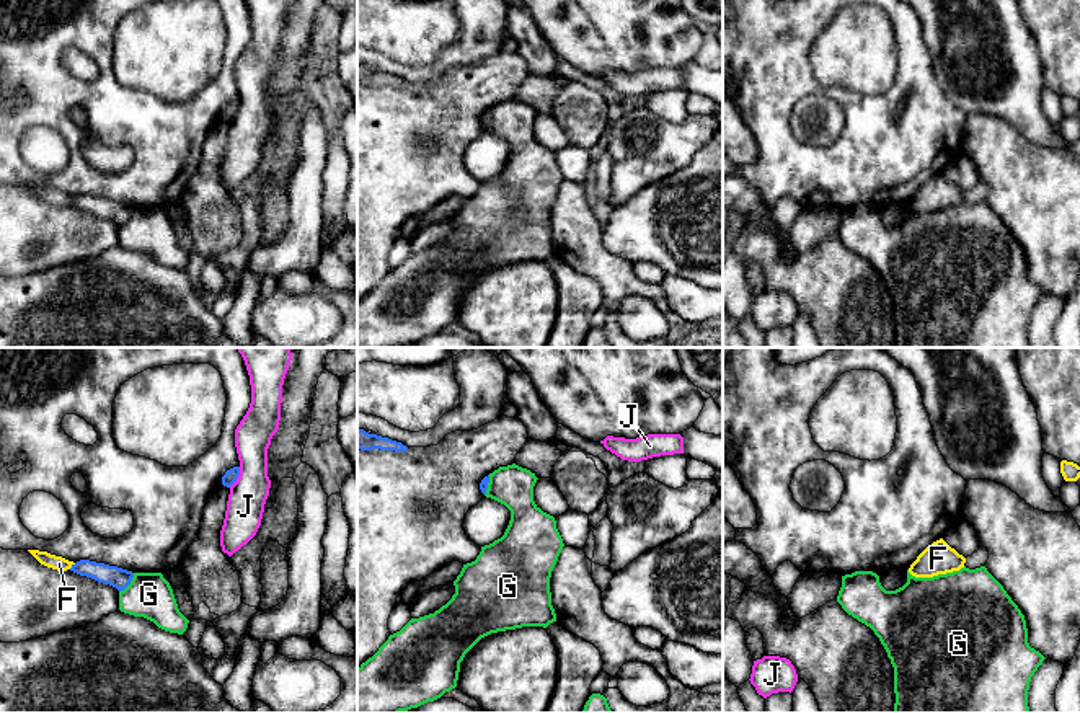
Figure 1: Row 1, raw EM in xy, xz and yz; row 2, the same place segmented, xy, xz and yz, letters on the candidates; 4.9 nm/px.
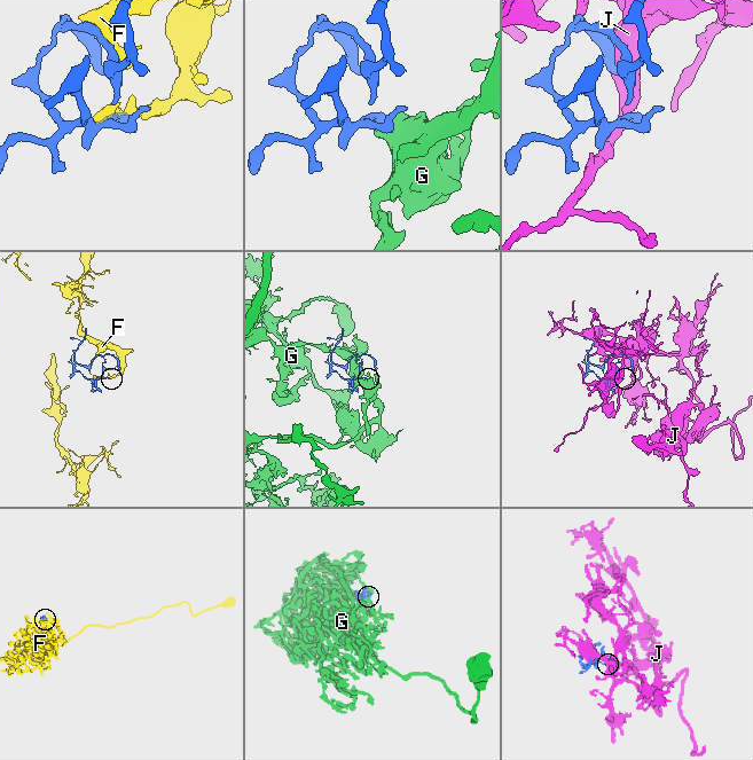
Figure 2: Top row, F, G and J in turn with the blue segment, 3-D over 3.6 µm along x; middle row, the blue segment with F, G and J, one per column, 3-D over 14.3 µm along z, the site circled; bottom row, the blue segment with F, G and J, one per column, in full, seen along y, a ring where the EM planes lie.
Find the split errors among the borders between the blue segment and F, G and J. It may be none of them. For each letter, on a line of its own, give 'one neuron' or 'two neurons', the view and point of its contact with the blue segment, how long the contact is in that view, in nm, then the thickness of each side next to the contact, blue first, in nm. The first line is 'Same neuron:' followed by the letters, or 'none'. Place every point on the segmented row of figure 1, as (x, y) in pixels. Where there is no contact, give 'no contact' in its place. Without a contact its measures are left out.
Same neuron: none
F: two neurons; meets blue in xy at (72, 565); contact 50 nm long; 100 nm thick on the blue side, 70 nm on the other
G: two neurons; meets blue in xy at (129, 583); contact 130 nm long; 100 nm thick on the blue side, 220 nm on the other
J: two neurons; meets blue in xy at (237, 477); contact 120 nm long; 70 nm thick on the blue side, 190 nm on the other

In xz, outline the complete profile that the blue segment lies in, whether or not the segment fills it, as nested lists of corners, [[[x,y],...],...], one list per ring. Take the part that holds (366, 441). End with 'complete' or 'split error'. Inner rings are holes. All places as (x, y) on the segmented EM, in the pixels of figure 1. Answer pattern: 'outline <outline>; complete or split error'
outline [[[357,429],[357,449],[361,450],[380,449],[380,450],[395,450],[395,452],[408,450],[408,447],[403,445],[401,442],[377,434],[369,434],[364,429]]]; complete

